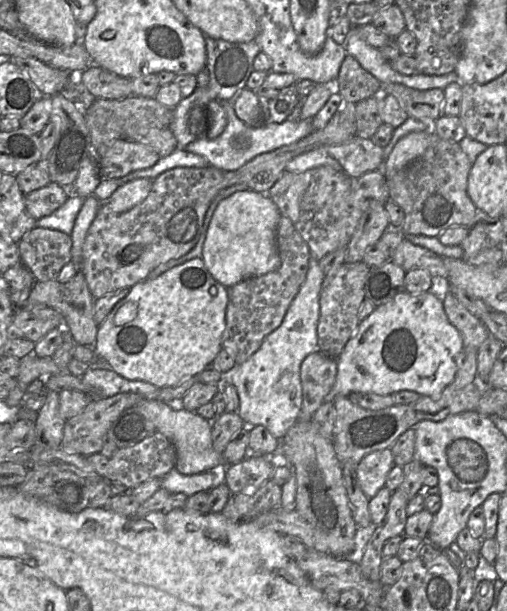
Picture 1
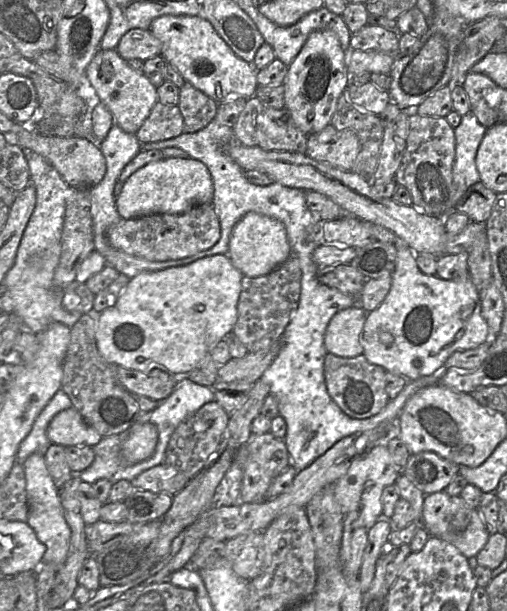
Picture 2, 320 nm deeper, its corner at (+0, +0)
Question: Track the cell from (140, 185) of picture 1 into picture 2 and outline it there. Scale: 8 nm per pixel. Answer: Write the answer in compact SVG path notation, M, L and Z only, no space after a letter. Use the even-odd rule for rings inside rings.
M167 158L151 162L134 172L116 198L116 207L123 219L151 214L183 214L192 208L212 203L214 186L208 168L188 158Z

